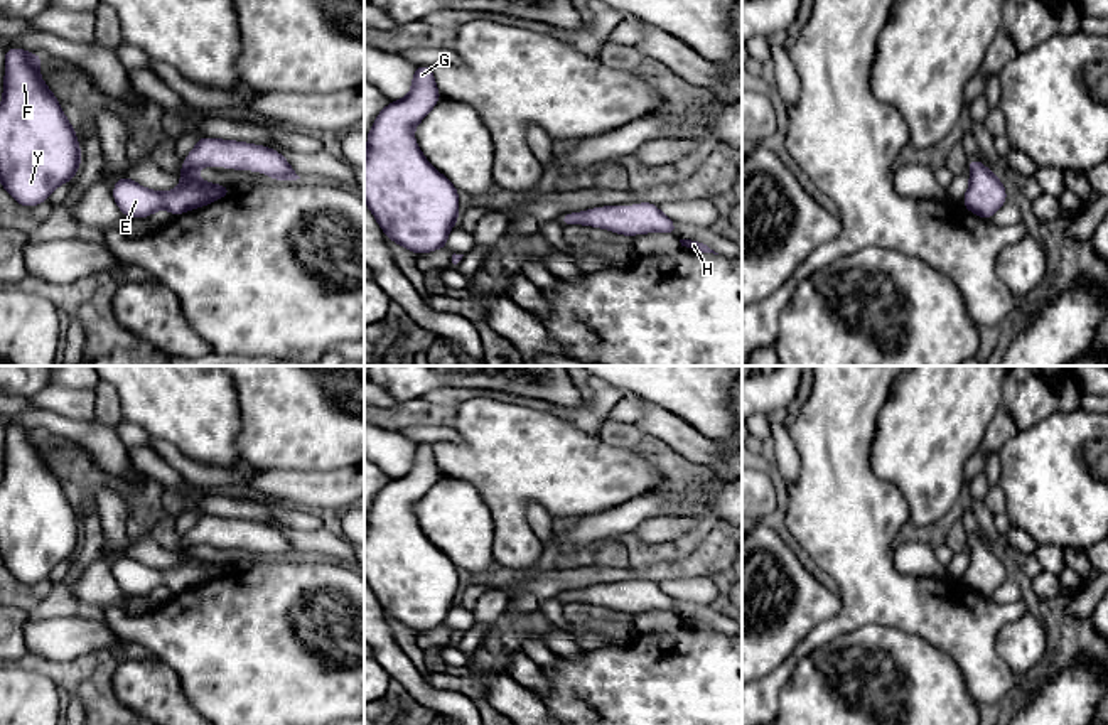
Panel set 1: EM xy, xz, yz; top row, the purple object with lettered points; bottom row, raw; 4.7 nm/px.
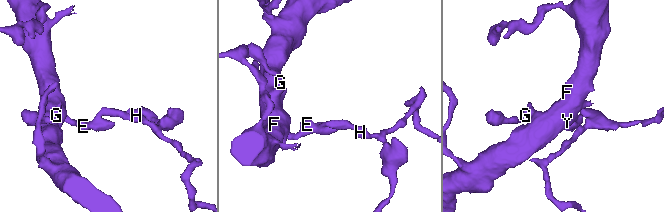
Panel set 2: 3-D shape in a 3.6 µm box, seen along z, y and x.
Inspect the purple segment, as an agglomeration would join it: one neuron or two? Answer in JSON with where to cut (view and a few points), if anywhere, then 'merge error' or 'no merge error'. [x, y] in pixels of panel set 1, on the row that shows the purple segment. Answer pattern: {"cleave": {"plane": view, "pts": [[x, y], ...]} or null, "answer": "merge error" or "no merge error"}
{"cleave": null, "answer": "no merge error"}

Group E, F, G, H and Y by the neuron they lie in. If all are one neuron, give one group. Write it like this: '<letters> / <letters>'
E F G H Y

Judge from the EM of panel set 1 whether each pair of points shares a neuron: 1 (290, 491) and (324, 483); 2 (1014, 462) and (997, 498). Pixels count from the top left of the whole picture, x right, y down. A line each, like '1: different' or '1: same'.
1: same
2: different

